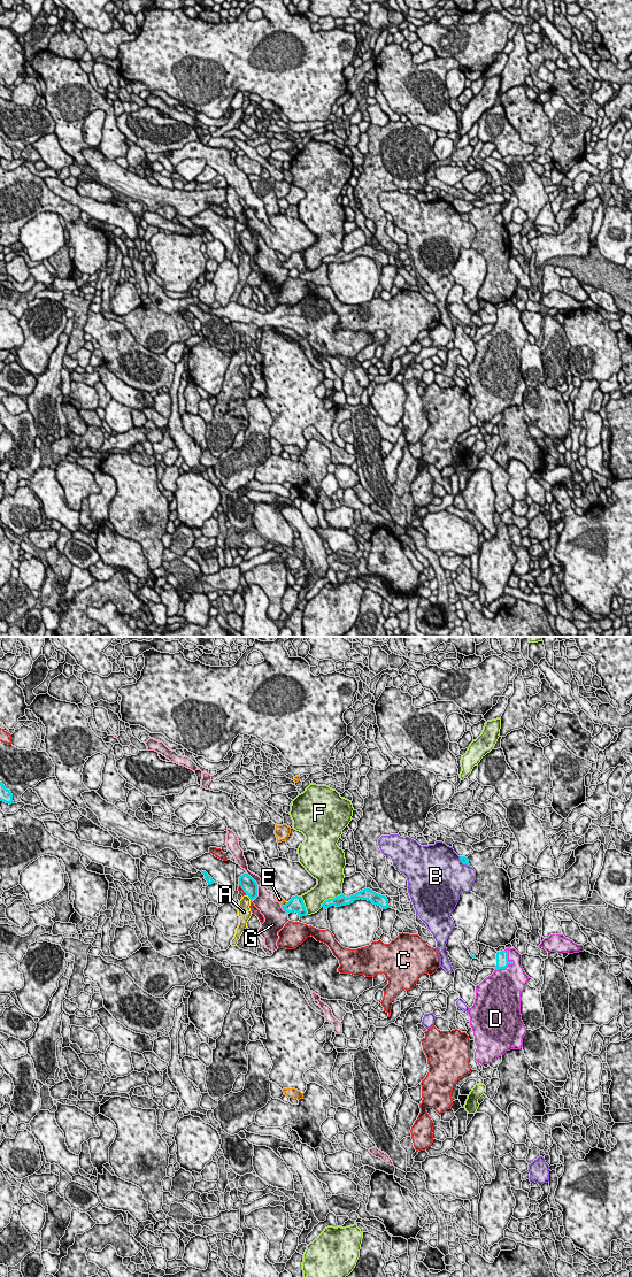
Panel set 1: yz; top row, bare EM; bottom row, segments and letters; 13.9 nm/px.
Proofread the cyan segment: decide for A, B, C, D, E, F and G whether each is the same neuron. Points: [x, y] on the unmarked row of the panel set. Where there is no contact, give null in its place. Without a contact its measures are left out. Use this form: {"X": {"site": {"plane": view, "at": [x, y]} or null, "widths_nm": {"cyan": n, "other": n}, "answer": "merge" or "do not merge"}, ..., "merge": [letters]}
{"A": {"site": {"plane": "yz", "at": [248, 253]}, "widths_nm": {"cyan": 220, "other": 190}, "answer": "do not merge"}, "B": {"site": {"plane": "yz", "at": [463, 220]}, "widths_nm": {"cyan": 100, "other": 500}, "answer": "do not merge"}, "C": {"site": {"plane": "yz", "at": [243, 245]}, "widths_nm": {"cyan": 220, "other": 70}, "answer": "do not merge"}, "D": {"site": {"plane": "yz", "at": [510, 320]}, "widths_nm": {"cyan": 170, "other": 380}, "answer": "merge"}, "E": {"site": {"plane": "yz", "at": [285, 261]}, "widths_nm": {"cyan": 200, "other": 90}, "answer": "do not merge"}, "F": {"site": {"plane": "yz", "at": [330, 255]}, "widths_nm": {"cyan": 160, "other": 360}, "answer": "do not merge"}, "G": {"site": {"plane": "yz", "at": [256, 243]}, "widths_nm": {"cyan": 220, "other": 300}, "answer": "do not merge"}, "merge": ["D"]}

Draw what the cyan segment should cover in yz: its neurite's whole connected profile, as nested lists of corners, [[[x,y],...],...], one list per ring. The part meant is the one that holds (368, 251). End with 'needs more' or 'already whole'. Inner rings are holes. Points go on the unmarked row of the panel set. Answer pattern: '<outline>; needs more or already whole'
[[[364,245],[348,254],[341,249],[340,252],[338,252],[334,255],[325,256],[322,260],[322,263],[324,263],[326,266],[331,262],[341,263],[341,262],[350,261],[355,256],[360,256],[360,255],[371,257],[373,261],[378,261],[383,266],[390,264],[387,254],[385,252],[373,248],[370,245]]]; already whole

